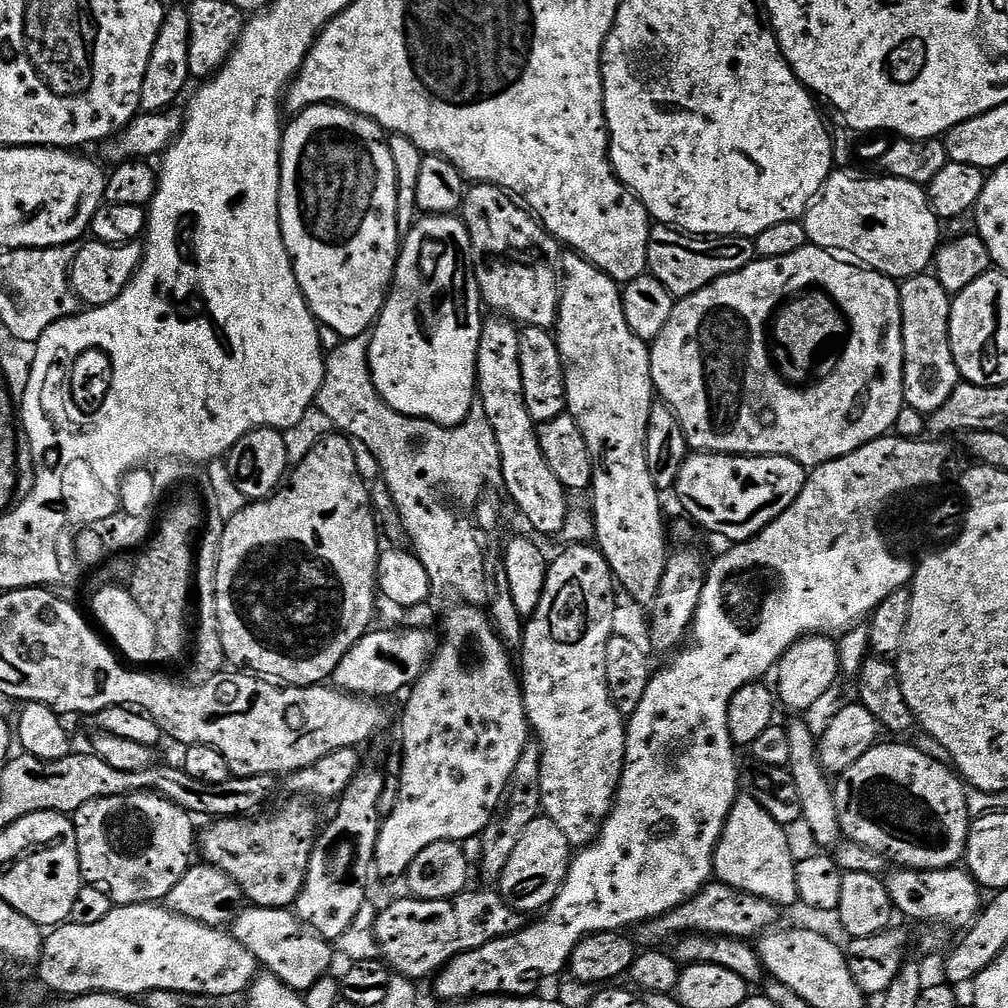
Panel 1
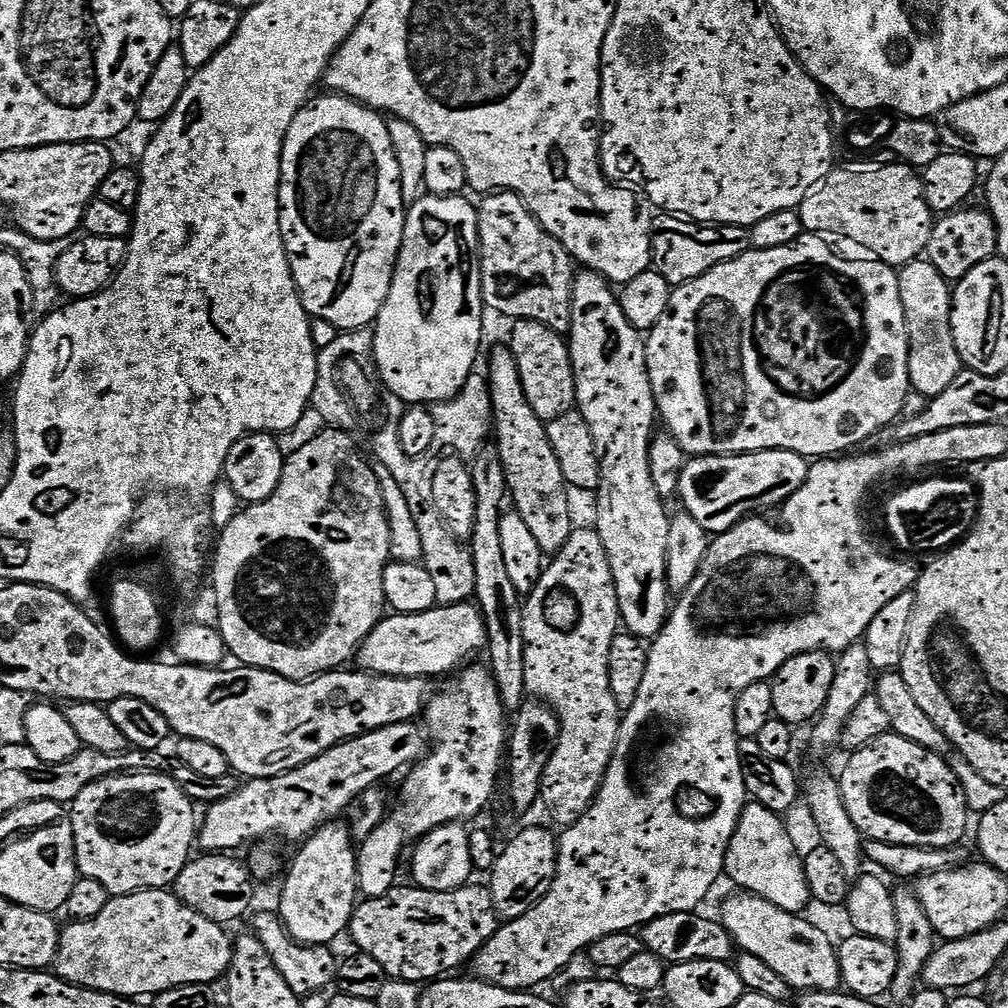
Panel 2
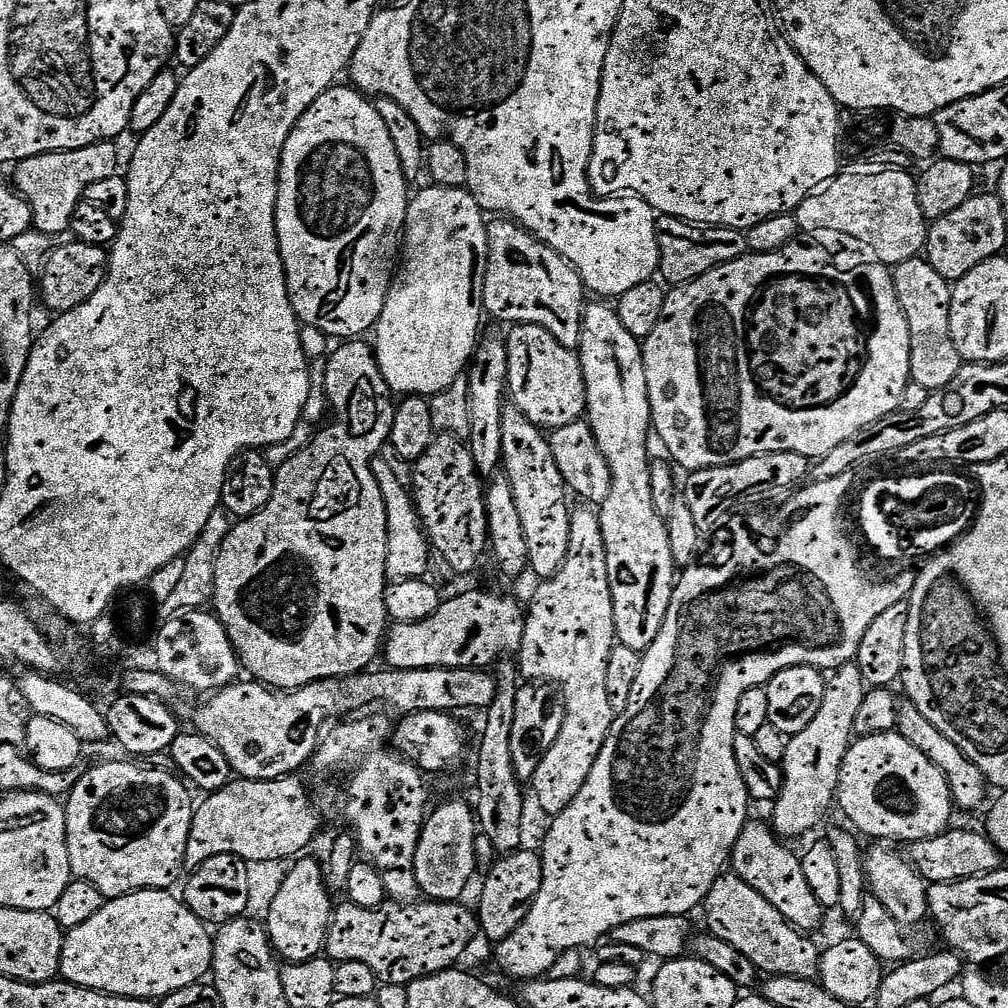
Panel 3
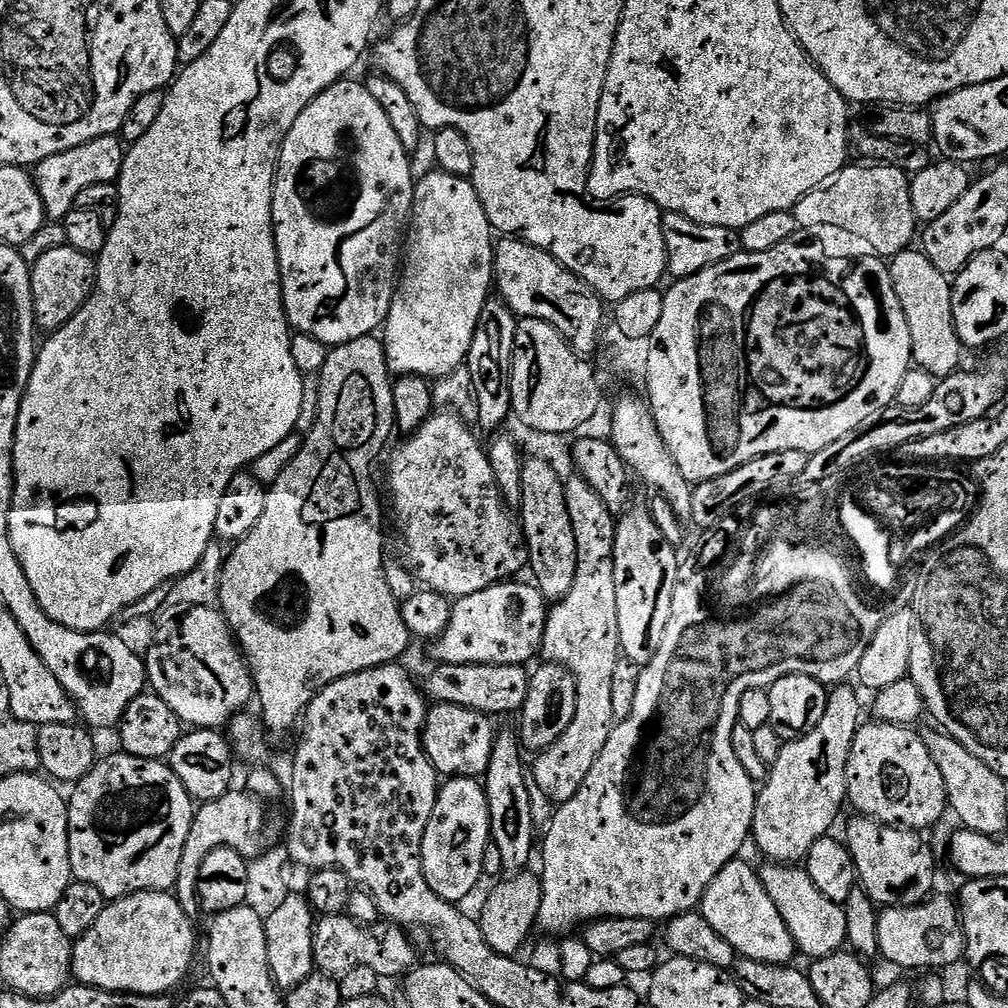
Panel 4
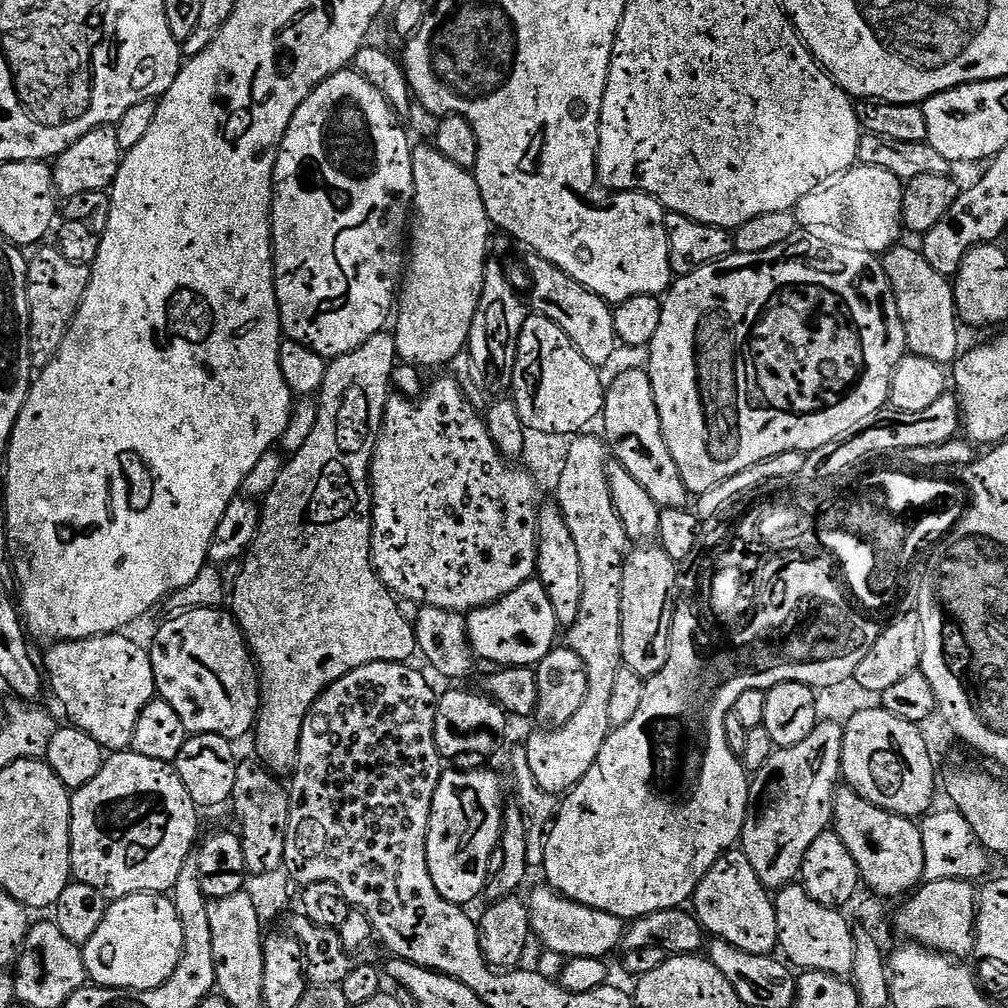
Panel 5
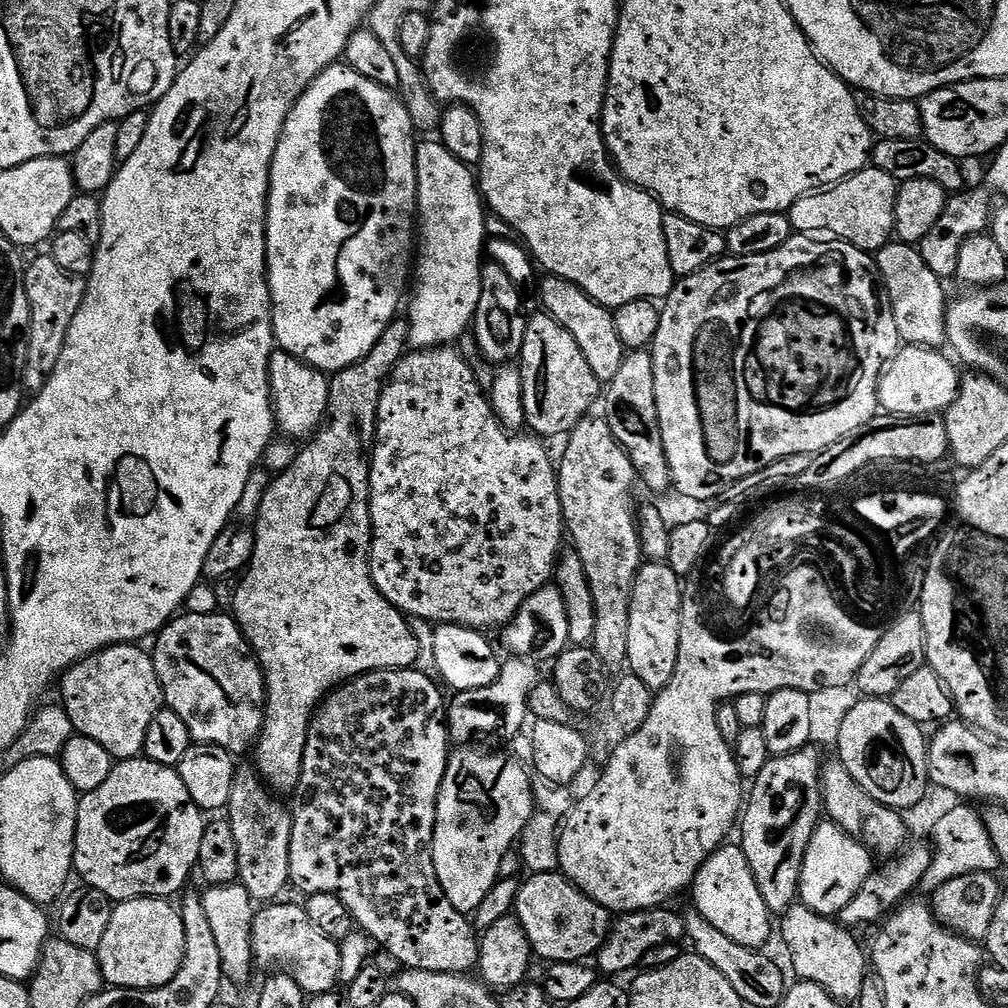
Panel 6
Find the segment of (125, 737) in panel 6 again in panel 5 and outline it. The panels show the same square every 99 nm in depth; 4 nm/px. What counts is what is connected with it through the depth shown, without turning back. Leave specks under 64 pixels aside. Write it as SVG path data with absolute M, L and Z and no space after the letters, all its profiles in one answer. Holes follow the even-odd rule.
M120 634L62 640L49 648L42 660L46 684L72 719L71 727L90 734L109 753L131 749L138 714L157 695L150 652Z

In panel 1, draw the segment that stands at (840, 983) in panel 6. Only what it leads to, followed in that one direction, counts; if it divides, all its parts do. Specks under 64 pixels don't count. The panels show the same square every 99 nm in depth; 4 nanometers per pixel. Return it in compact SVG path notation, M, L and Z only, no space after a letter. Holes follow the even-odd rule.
M737 795L732 803L728 820L724 823L724 833L716 843L715 879L743 892L762 896L777 906L795 905L798 900L796 860L788 845L788 836L784 833L787 832L785 825L779 824L764 809L763 803L755 795L752 796Z

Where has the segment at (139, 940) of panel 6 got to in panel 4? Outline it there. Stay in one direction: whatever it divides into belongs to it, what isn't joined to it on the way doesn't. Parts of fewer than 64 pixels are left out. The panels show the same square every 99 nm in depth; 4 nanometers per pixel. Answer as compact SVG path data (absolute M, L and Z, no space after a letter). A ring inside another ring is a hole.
M171 891L137 892L134 896L121 896L119 900L111 901L104 907L98 922L94 922L94 926L90 926L90 930L73 943L72 975L81 985L89 988L100 988L103 992L122 992L134 996L163 996L171 993L171 988L178 987L187 978L188 971L192 968L192 959L196 956L196 928L192 924L195 924L193 917L188 916L186 910L182 910L182 906Z

